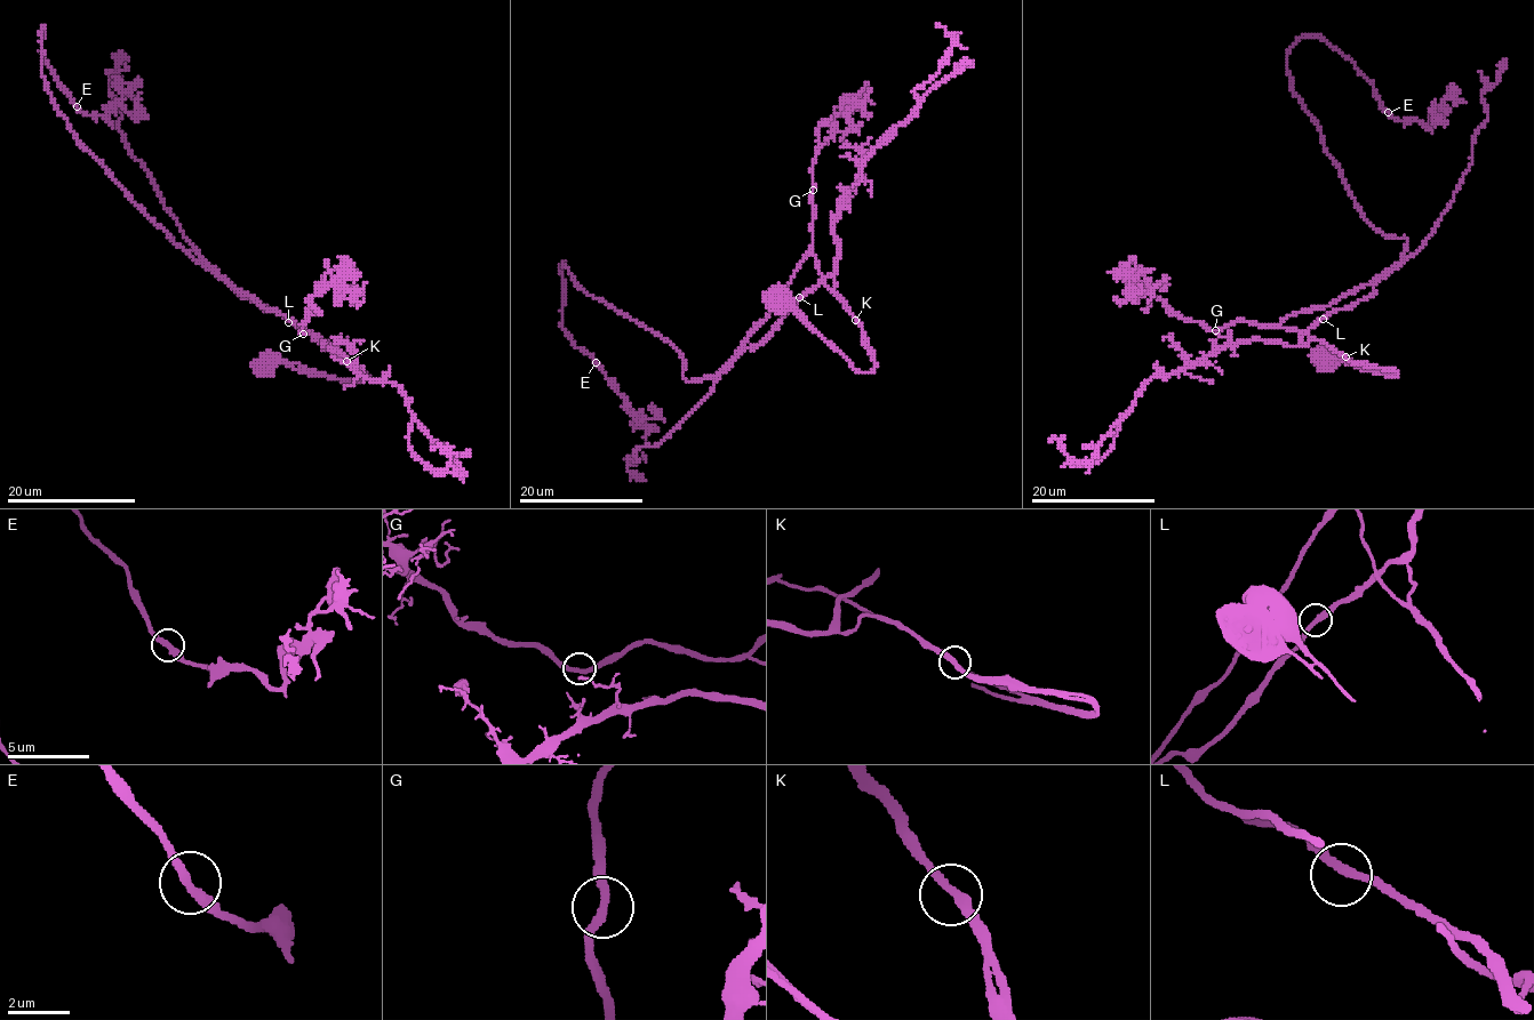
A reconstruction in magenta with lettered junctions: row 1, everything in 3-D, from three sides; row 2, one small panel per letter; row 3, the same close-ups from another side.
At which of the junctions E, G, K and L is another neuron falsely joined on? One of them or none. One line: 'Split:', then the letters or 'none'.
Split: K

